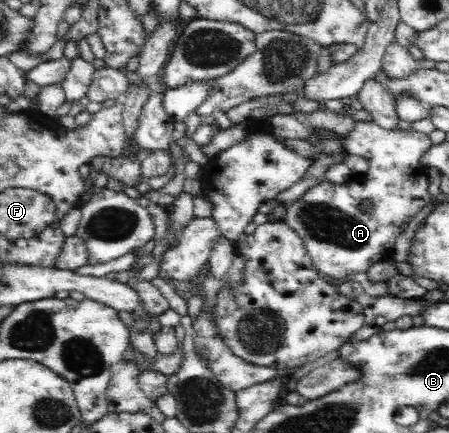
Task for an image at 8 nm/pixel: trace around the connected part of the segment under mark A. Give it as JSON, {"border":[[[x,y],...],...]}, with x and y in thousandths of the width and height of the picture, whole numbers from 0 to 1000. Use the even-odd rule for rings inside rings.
{"border":[[[793,279],[788,291],[766,314],[768,346],[780,356],[811,363],[822,374],[822,395],[811,404],[791,404],[775,425],[739,427],[728,416],[704,423],[664,462],[641,471],[628,501],[633,517],[673,552],[699,624],[744,654],[771,649],[780,635],[811,628],[840,605],[875,598],[882,543],[891,538],[895,520],[918,506],[940,478],[955,473],[964,460],[940,423],[949,393],[935,383],[935,367],[960,339],[960,326],[947,307],[918,300],[855,300],[829,279]],[[815,460],[829,464],[829,478],[820,487],[806,483],[806,464]]]}

